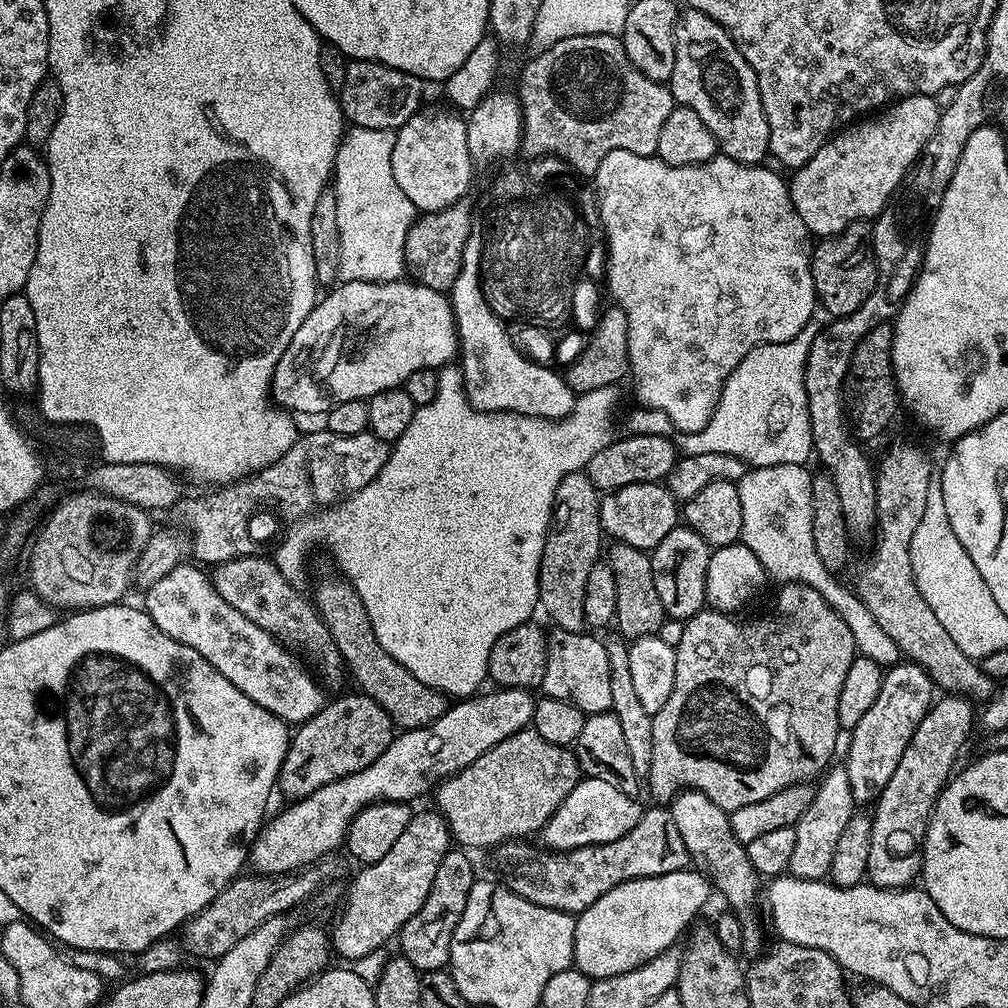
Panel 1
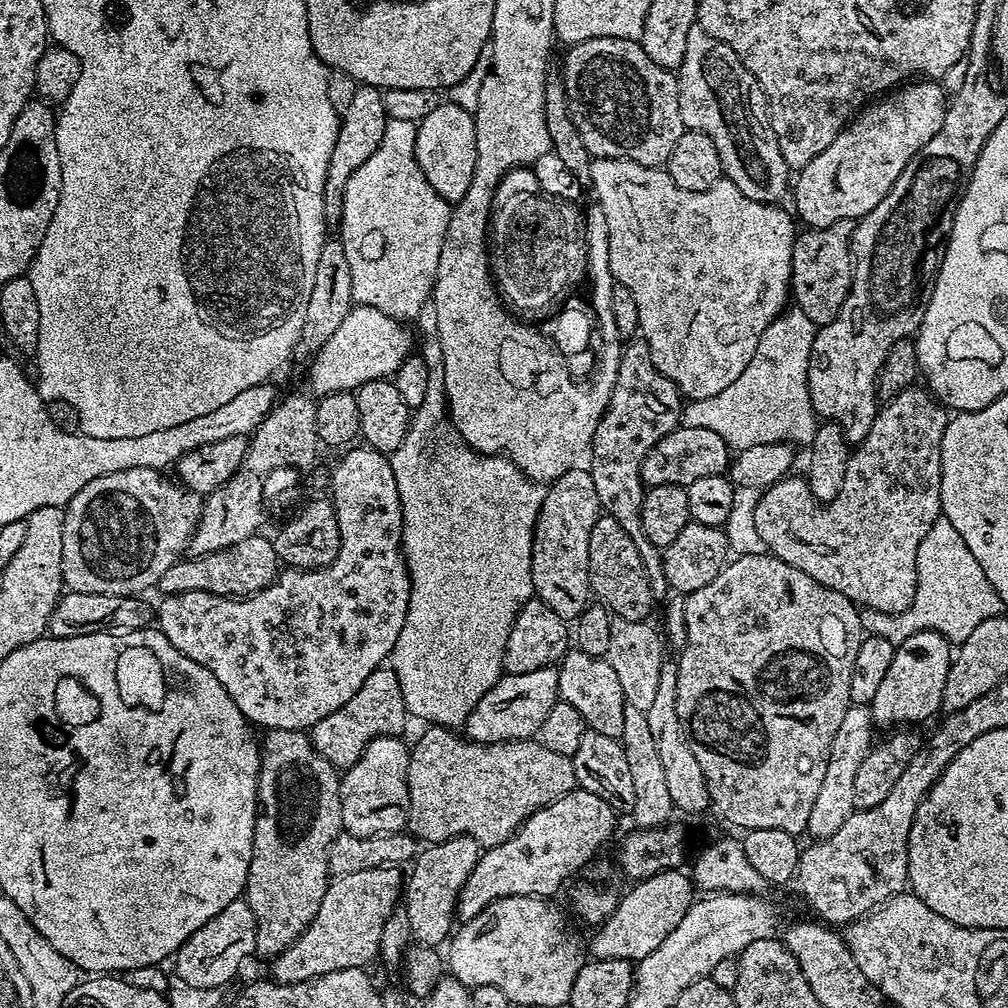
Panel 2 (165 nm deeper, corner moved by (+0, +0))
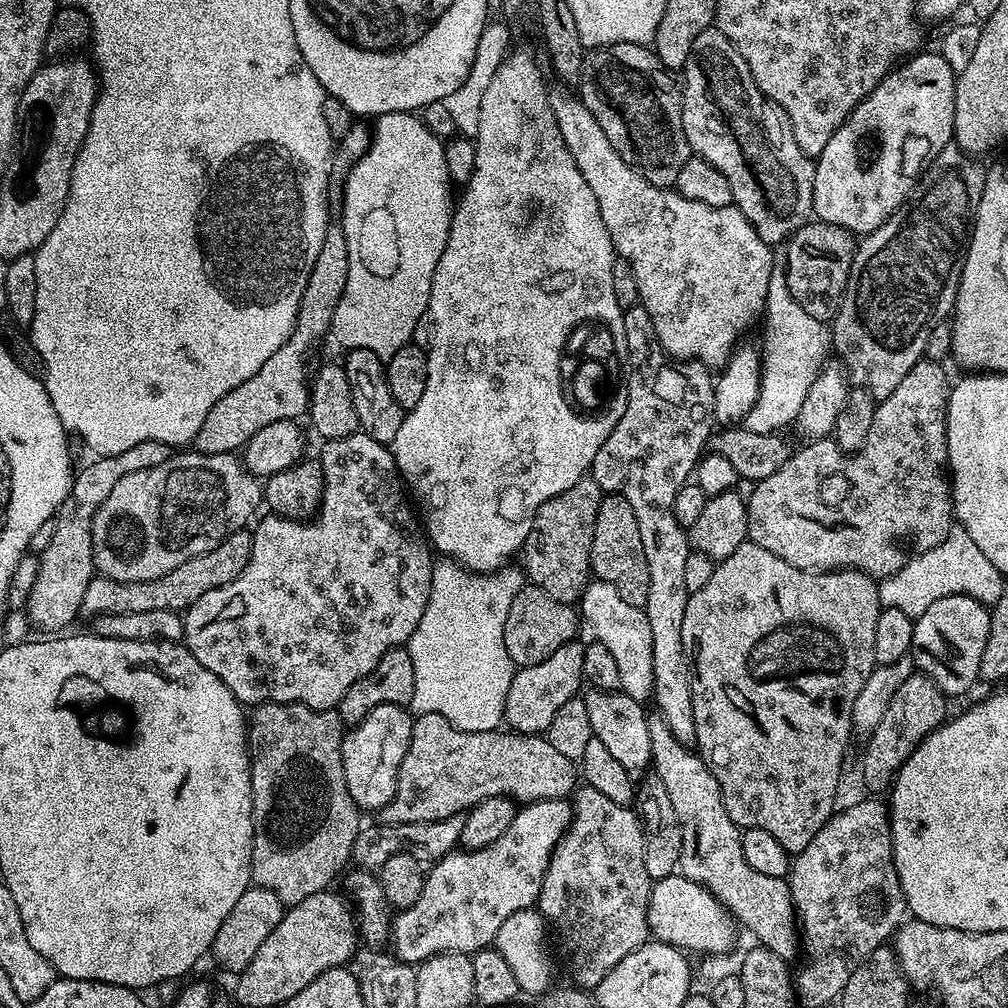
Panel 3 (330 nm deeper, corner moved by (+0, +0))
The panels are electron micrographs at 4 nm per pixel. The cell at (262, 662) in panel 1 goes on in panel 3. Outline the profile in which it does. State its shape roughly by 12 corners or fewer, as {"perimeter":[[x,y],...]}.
{"perimeter":[[391,447],[318,453],[183,613],[244,706],[335,709],[407,645],[434,552]]}

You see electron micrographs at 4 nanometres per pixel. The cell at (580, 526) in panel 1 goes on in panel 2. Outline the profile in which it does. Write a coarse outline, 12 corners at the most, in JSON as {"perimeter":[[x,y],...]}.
{"perimeter":[[587,467],[551,481],[532,534],[532,590],[575,621],[594,593]]}

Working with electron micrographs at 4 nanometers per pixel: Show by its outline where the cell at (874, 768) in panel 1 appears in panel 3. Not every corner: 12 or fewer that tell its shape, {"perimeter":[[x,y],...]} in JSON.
{"perimeter":[[958,593],[915,617],[915,667],[949,698],[980,680],[989,605]]}

